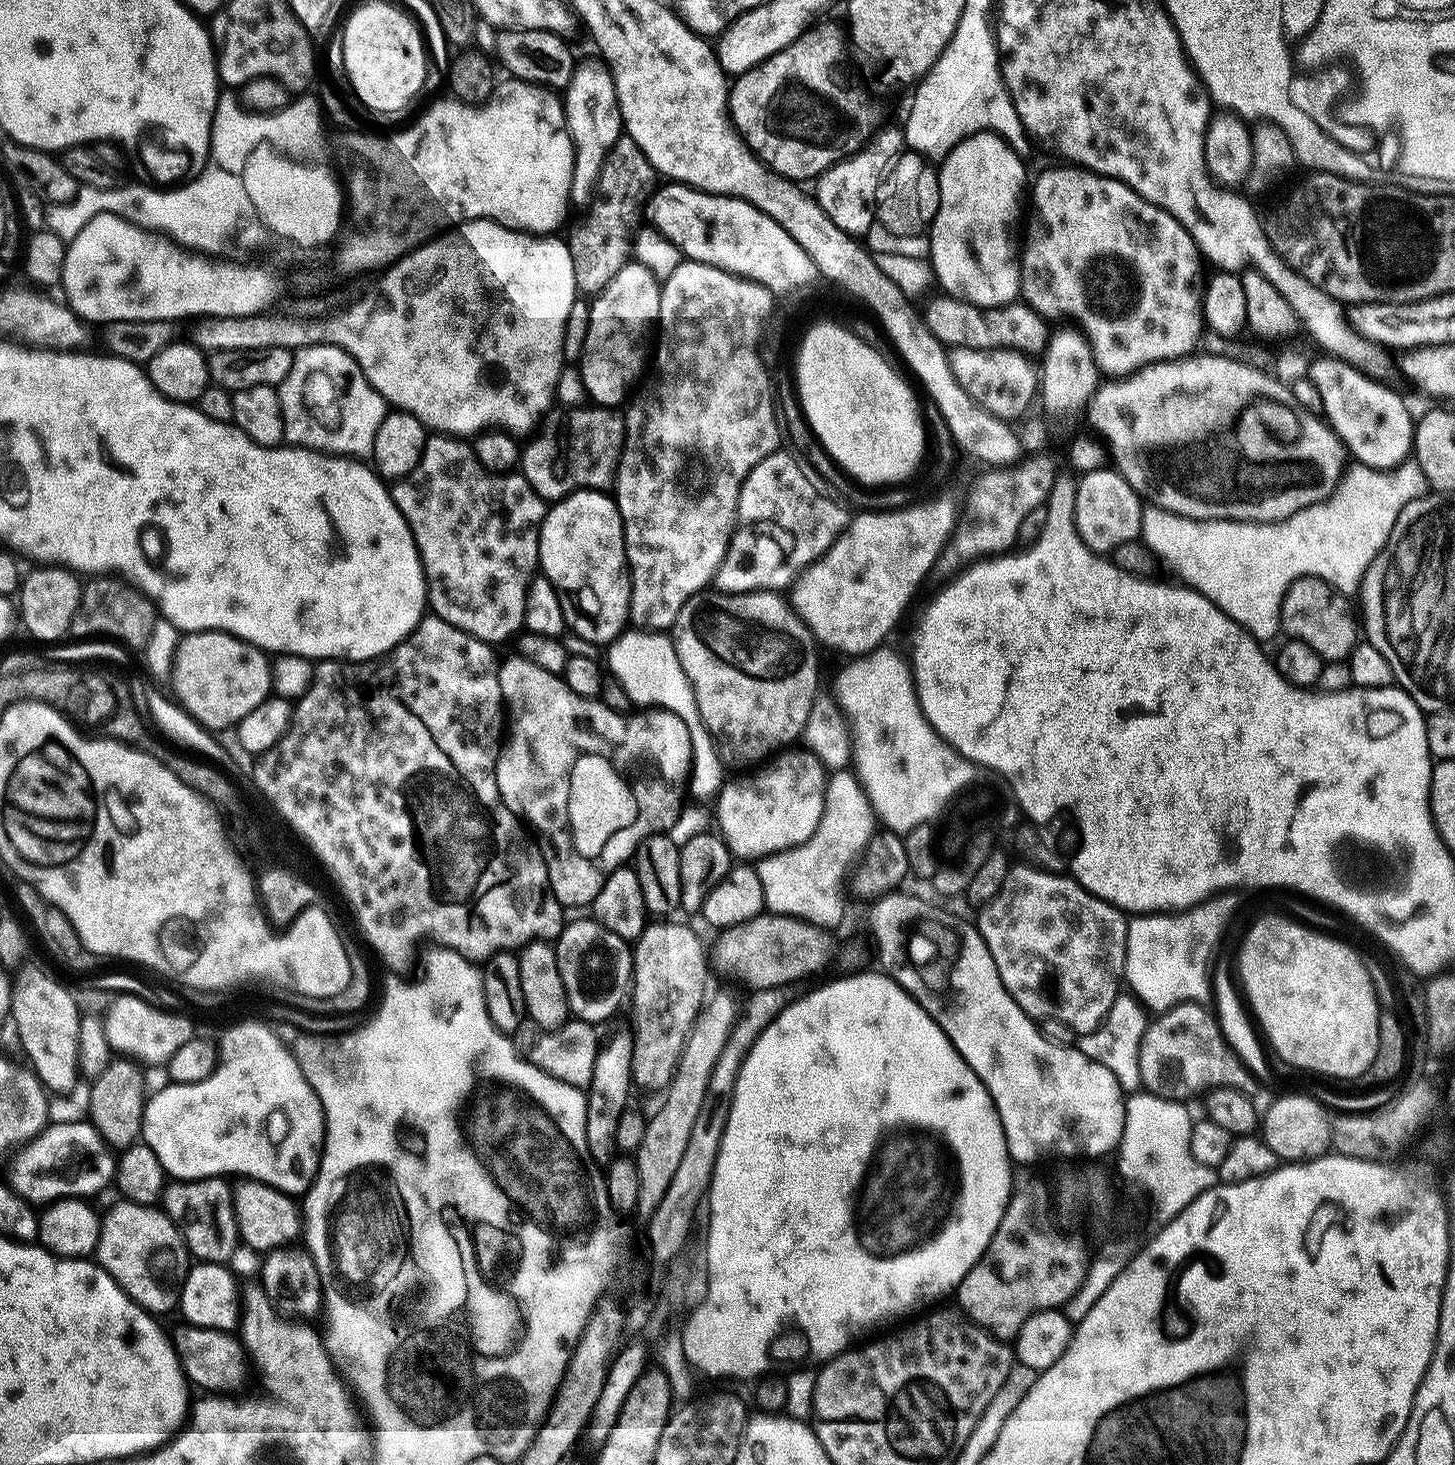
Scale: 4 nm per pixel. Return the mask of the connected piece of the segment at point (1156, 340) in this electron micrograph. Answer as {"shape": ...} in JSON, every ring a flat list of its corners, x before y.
{"shape":[[1064,166,1068,168,1048,168,1036,181,1031,181,1030,196,1032,192,1032,217,1028,220,1028,229,1024,232,1024,248,1022,244,1022,251,1019,253,1018,259,1020,262,1020,296,1023,303,1032,311,1037,312,1039,316,1047,318,1049,321,1055,320,1073,320,1075,327,1083,333,1085,339,1088,340,1089,347,1092,348,1092,357,1096,360,1096,367,1100,369,1101,373,1107,374,1112,378,1125,378,1132,375,1134,372,1139,372,1140,369,1147,367,1148,364,1162,364,1169,361,1183,360,1197,351,1196,343,1200,340,1200,331,1205,331,1206,325,1204,323,1204,305,1202,303,1202,292,1198,287,1196,288,1196,279,1200,276,1200,264,1202,265,1202,253,1197,248,1192,235,1182,227,1174,217,1166,210,1162,210,1156,204,1150,203,1146,198,1142,198,1130,186,1126,186,1120,180,1111,180,1108,176,1100,176,1097,172,1089,172,1086,168,1079,166]]}

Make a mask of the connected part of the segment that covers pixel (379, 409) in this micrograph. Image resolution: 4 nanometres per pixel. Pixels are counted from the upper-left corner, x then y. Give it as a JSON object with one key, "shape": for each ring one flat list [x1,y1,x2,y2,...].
{"shape":[[319,344,309,348,295,349,290,374,278,386,280,393,280,405,282,406,282,418,284,419,284,439,289,445,297,448,310,448,314,452,326,452,329,454,339,454,349,458,368,458,374,450,374,434,378,434,378,426,382,426,386,415,386,401,382,398,380,388,372,385,369,377,360,369,358,362,350,354,346,354,343,348,335,348,332,344]]}

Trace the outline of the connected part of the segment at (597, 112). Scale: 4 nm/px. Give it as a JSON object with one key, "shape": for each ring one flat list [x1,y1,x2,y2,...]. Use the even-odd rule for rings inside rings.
{"shape":[[600,58,577,63,567,88,562,92,564,105,564,126,572,139,574,150,574,170,572,171,573,205,587,205,594,194,596,179,604,165,606,154,614,142,622,135,620,107,616,101,616,87,612,69]]}

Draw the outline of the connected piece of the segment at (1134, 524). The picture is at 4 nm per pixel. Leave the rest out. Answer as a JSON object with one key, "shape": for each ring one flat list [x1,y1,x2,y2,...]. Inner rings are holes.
{"shape":[[1111,467,1096,468,1083,473,1076,482,1074,531,1089,550,1097,554,1115,553,1118,546,1136,540,1142,526,1145,505,1127,475,1111,472]]}

